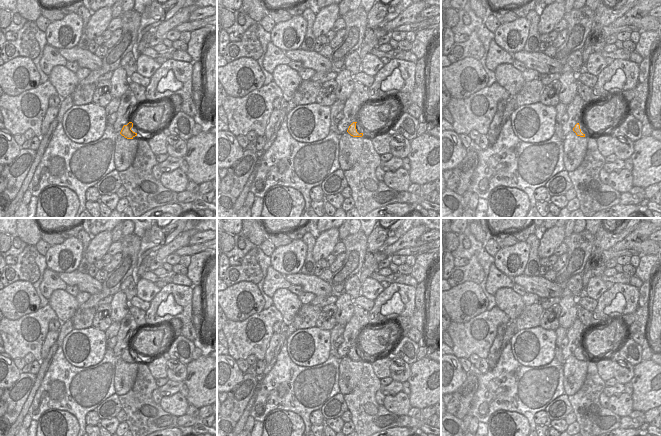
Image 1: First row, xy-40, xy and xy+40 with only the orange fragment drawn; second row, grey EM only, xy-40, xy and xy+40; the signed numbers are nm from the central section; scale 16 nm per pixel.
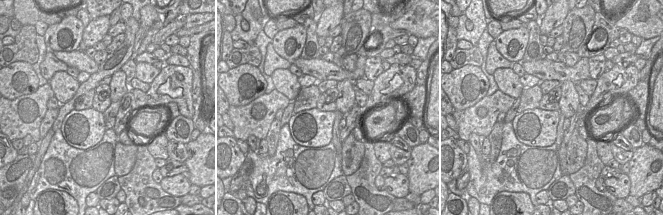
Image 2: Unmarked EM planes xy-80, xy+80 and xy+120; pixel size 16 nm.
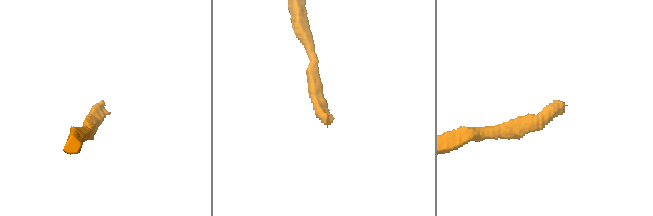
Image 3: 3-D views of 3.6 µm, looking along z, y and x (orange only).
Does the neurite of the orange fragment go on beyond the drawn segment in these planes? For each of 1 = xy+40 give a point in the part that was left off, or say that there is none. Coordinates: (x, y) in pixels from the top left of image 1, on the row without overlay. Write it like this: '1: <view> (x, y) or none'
1: xy+40 (583, 351)

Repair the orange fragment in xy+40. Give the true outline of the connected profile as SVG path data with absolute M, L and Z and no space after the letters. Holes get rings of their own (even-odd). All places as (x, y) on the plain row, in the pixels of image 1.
M585 345L577 347L573 352L573 355L576 357L577 360L580 360L580 361L585 361L589 359L589 354L586 350Z

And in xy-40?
M129 346L127 349L123 350L120 358L127 363L133 363L135 360L137 360L137 357L131 354L132 351L133 351L133 347Z

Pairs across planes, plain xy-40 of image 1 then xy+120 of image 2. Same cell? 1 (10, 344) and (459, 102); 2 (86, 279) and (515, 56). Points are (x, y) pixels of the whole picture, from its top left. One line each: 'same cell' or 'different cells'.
1: different cells
2: different cells

